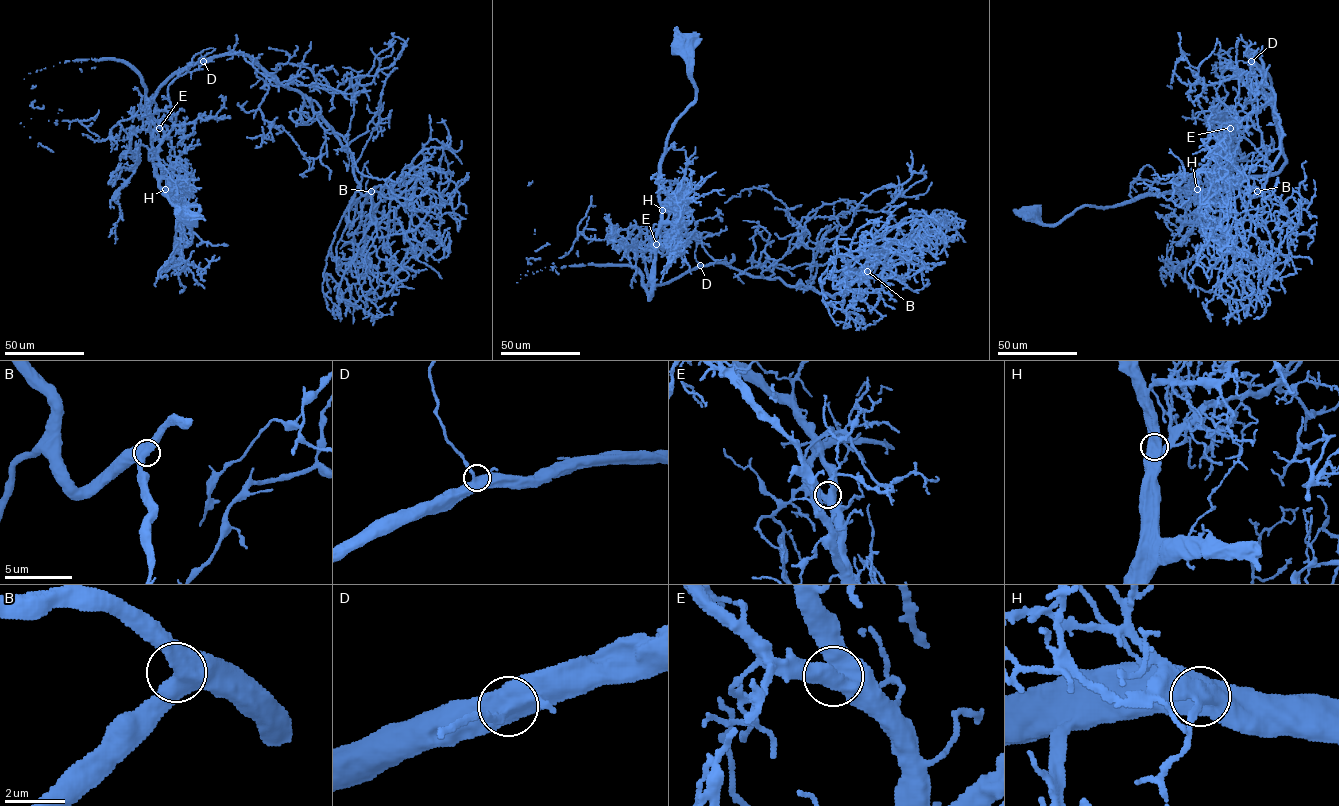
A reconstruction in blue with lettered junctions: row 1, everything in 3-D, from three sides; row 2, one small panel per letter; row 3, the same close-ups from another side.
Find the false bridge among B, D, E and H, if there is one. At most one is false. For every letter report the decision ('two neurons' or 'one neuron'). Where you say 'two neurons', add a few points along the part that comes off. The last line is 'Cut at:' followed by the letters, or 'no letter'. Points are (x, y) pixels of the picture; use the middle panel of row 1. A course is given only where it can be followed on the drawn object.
B: one neuron
D: one neuron
E: one neuron
H: one neuron
Cut at: no letter

